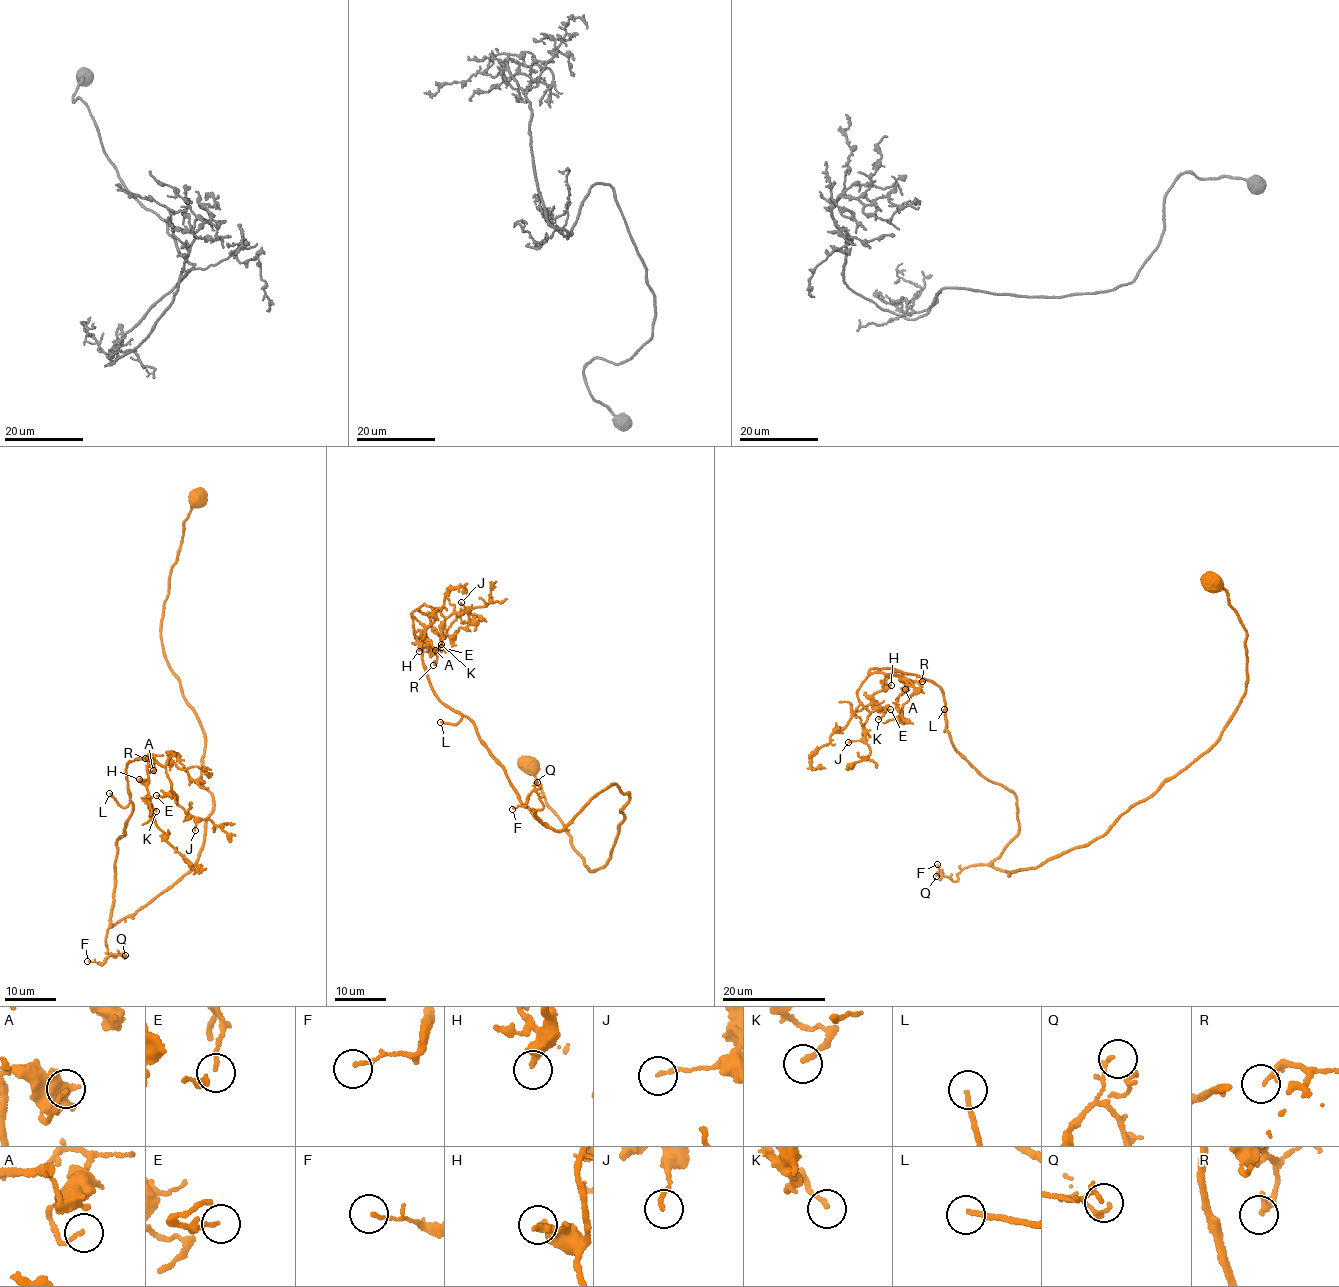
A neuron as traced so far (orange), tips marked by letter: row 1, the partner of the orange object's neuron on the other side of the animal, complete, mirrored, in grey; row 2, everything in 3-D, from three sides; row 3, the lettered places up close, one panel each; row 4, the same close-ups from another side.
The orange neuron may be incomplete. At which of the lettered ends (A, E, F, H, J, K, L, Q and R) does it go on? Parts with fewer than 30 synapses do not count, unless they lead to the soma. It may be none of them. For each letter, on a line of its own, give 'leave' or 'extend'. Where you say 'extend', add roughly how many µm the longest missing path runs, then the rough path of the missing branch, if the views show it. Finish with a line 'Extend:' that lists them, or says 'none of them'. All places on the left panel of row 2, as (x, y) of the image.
A: leave
E: leave
F: leave
H: leave
J: leave
K: leave
L: extend; about 50 µm are missing; missing branch runs (109, 793), (106, 778), (112, 763), (125, 764), (126, 775), (133, 782), (133, 789), (114, 831), (165, 863)
Q: leave
R: leave
Extend: L

